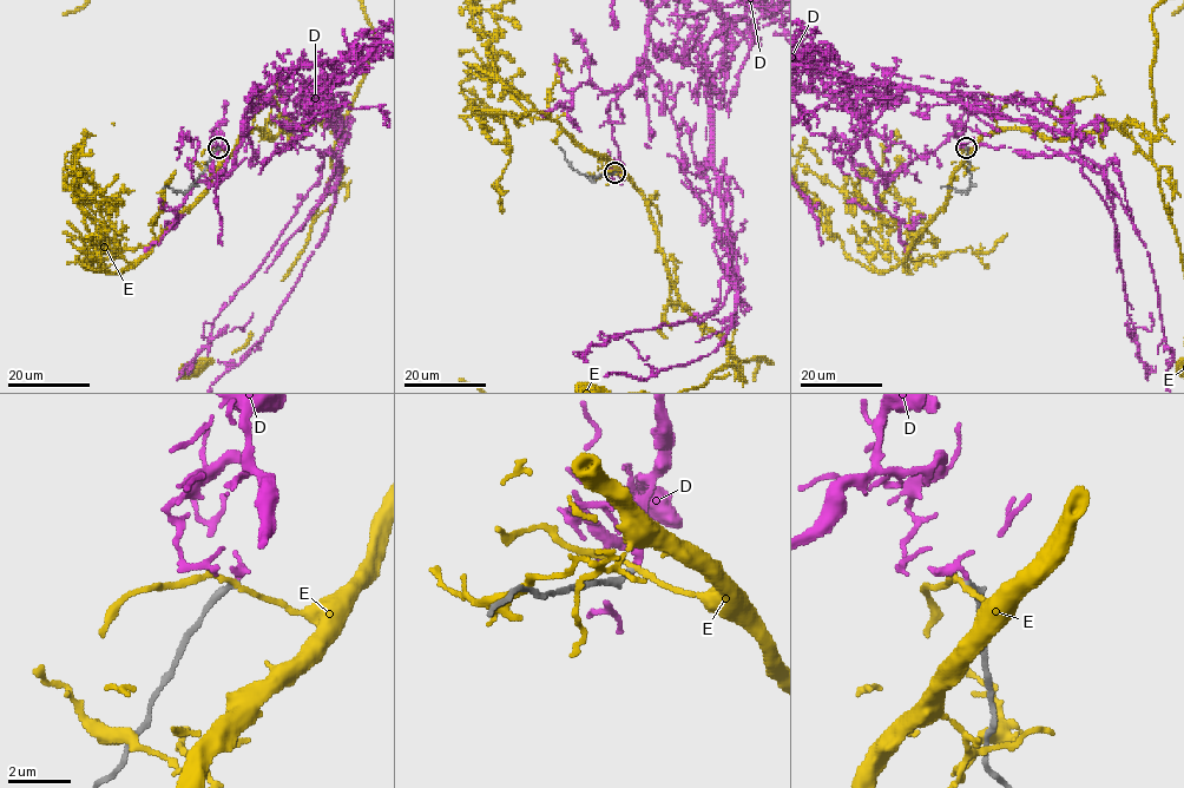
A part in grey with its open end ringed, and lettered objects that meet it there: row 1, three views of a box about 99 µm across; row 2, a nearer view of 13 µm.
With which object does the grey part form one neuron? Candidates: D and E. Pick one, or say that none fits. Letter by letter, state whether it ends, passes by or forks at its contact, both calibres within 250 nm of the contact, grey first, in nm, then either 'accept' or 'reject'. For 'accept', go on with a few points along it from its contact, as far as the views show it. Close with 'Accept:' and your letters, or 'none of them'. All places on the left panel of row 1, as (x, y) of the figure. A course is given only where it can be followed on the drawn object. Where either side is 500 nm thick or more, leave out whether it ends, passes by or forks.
D: it passes by; 240 nm thick on the grey side, 140 nm on the other; accept
E: it passes by; 240 nm thick on the grey side, 150 nm on the other; reject
Accept: D

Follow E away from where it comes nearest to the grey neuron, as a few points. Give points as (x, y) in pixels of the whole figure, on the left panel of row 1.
E: (218, 148), (229, 152), (251, 130), (274, 137), (326, 123), (337, 137), (306, 243), (249, 339), (197, 369)

